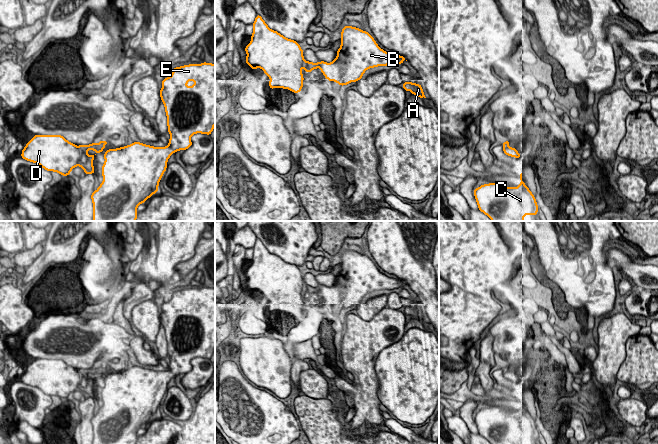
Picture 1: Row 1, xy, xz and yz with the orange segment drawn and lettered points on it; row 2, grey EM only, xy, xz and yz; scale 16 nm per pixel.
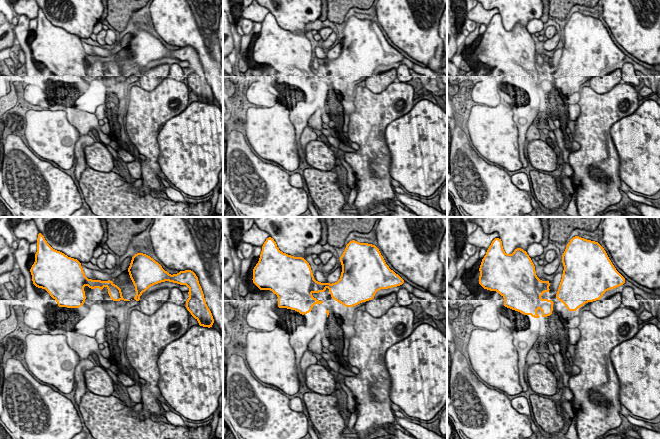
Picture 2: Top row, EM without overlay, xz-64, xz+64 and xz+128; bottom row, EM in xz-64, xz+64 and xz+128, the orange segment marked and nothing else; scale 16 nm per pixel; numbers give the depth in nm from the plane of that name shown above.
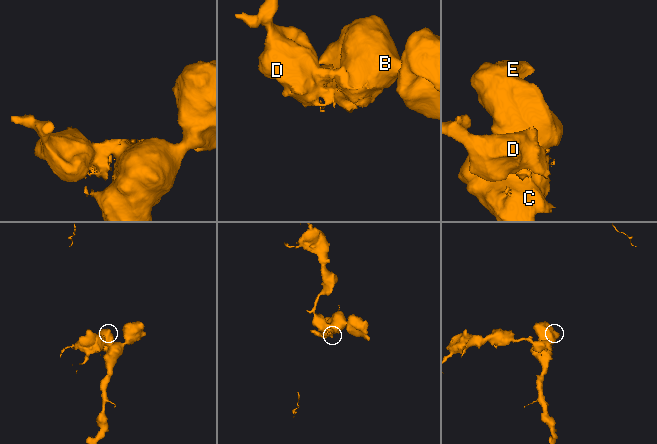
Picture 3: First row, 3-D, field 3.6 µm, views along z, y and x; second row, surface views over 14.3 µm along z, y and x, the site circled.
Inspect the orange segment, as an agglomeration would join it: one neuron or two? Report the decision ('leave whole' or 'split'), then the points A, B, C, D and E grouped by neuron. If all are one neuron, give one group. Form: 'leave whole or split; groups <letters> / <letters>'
split; groups A B C E / D

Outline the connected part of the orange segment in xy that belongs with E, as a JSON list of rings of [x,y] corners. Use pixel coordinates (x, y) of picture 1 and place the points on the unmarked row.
[[[203,286],[174,292],[172,299],[162,305],[160,321],[167,339],[169,368],[153,371],[134,366],[125,371],[107,373],[102,390],[104,404],[91,419],[93,444],[136,444],[137,431],[158,415],[169,381],[176,375],[191,371],[193,358],[211,358],[215,349],[215,288]]]

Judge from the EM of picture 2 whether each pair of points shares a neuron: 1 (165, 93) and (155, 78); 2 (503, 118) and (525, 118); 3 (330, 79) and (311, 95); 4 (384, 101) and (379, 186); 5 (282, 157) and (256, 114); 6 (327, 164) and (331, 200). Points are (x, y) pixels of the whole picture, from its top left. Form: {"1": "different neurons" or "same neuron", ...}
{"1": "different neurons", "2": "different neurons", "3": "same neuron", "4": "same neuron", "5": "same neuron", "6": "different neurons"}

